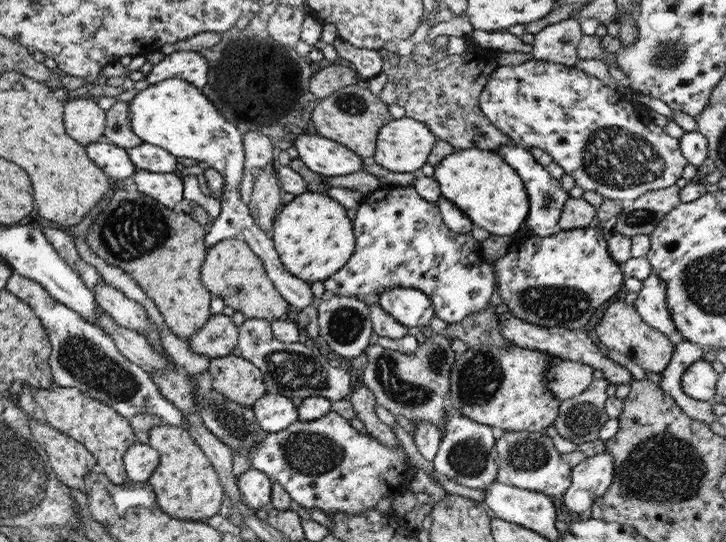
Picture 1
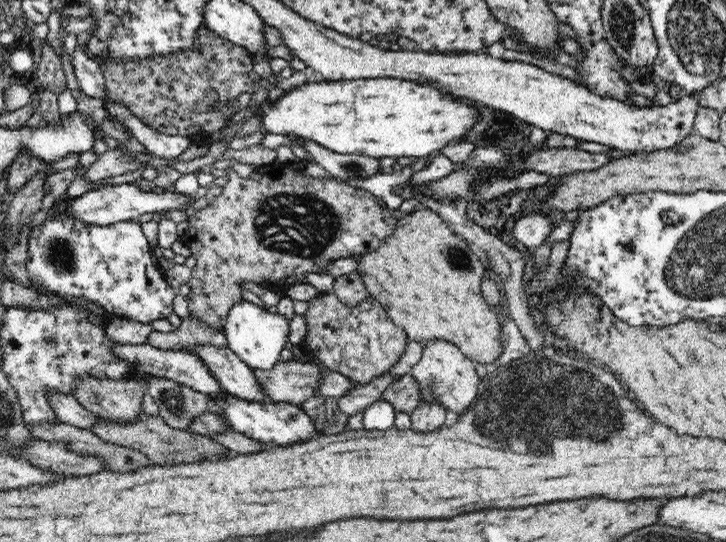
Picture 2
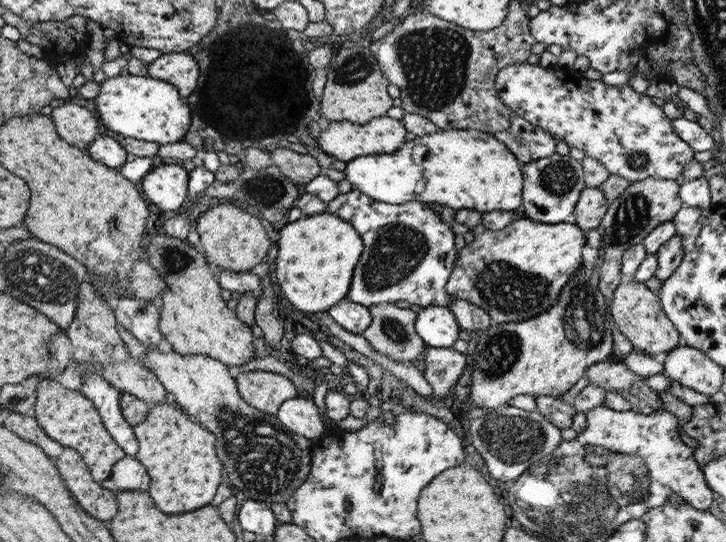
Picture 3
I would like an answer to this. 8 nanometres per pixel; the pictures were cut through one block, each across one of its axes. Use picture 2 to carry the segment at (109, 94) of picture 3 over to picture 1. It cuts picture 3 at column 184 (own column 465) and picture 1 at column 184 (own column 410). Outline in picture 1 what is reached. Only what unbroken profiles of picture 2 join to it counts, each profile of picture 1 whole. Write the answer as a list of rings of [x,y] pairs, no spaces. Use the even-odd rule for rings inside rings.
[[[165,79],[151,84],[137,92],[131,98],[131,130],[142,142],[161,148],[173,157],[189,158],[203,162],[222,176],[223,186],[220,190],[220,212],[212,224],[207,225],[203,240],[206,248],[219,240],[232,237],[240,238],[262,260],[267,278],[273,283],[275,290],[287,301],[289,307],[303,310],[312,304],[315,298],[311,294],[309,284],[289,274],[281,264],[269,236],[263,234],[250,215],[249,206],[239,197],[239,180],[243,173],[244,152],[242,134],[211,106],[211,102],[191,84],[181,79]]]

